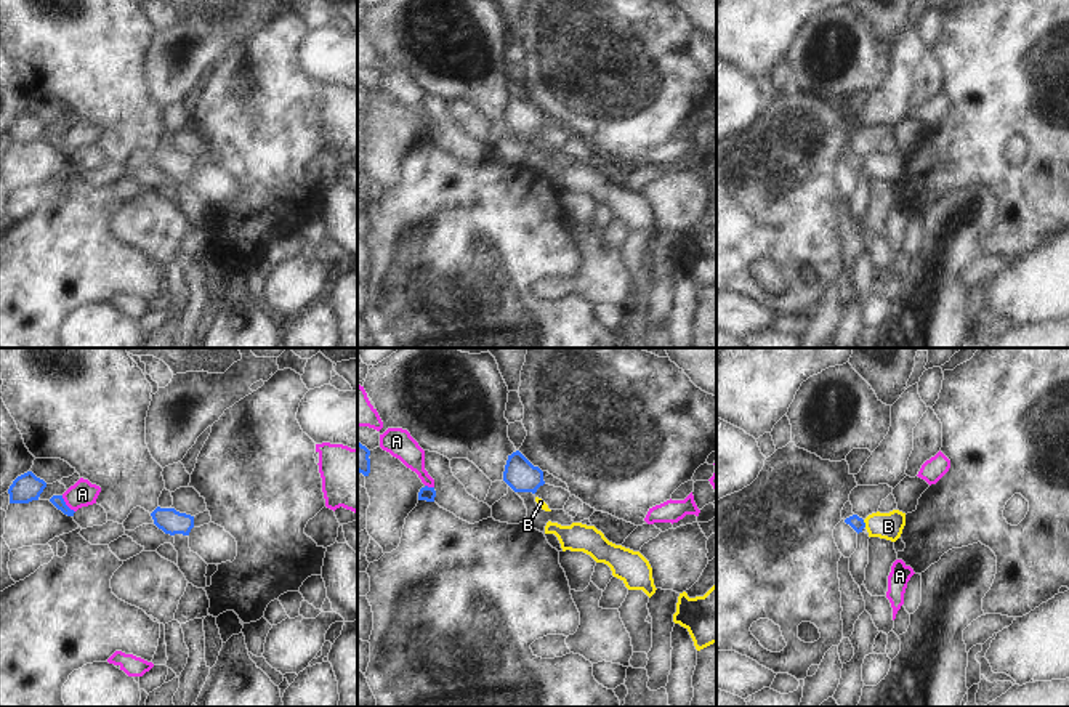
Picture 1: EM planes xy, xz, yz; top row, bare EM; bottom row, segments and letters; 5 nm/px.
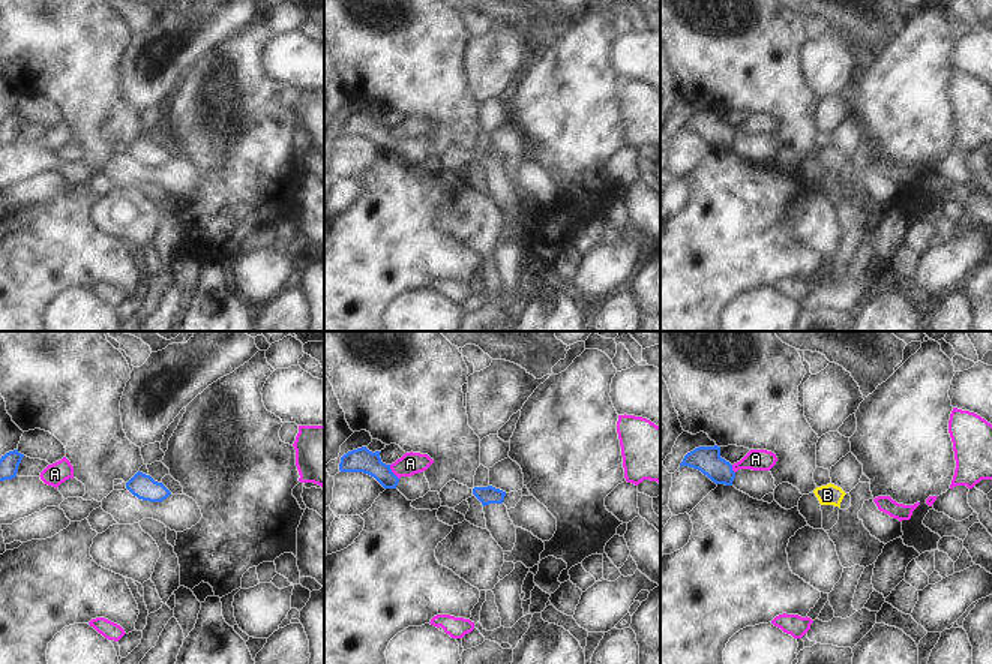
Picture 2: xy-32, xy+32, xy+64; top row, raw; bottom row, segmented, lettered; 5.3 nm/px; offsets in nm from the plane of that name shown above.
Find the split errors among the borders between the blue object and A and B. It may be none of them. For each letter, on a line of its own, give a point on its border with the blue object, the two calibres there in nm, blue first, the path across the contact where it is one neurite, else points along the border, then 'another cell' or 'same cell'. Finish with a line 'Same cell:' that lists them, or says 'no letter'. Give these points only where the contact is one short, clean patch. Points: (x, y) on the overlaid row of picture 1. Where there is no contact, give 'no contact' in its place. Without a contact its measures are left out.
A: contact xy (64, 504); calibres 60 and 130 nm; border xy (61, 496), (74, 512); another cell
B: contact yz (864, 523); calibres 70 and 130 nm; border yz (863, 520), (866, 526); another cell
Same cell: no letter

